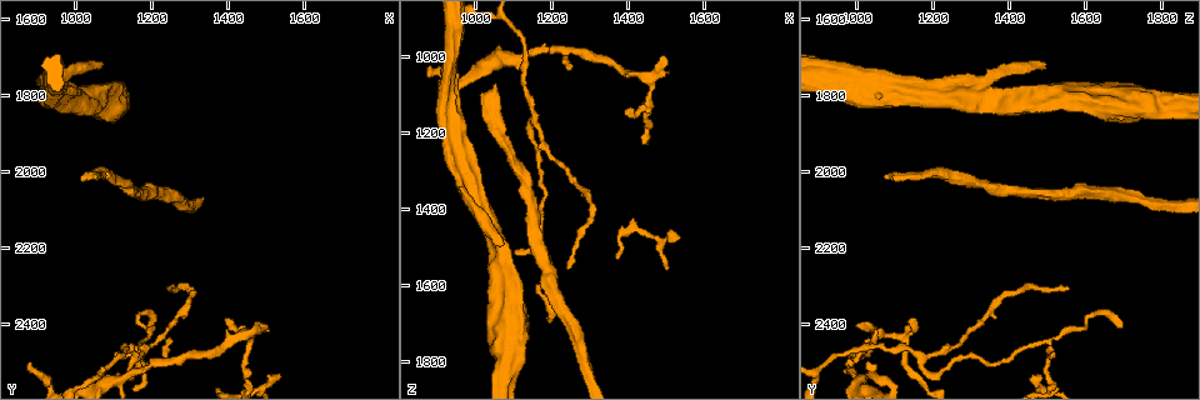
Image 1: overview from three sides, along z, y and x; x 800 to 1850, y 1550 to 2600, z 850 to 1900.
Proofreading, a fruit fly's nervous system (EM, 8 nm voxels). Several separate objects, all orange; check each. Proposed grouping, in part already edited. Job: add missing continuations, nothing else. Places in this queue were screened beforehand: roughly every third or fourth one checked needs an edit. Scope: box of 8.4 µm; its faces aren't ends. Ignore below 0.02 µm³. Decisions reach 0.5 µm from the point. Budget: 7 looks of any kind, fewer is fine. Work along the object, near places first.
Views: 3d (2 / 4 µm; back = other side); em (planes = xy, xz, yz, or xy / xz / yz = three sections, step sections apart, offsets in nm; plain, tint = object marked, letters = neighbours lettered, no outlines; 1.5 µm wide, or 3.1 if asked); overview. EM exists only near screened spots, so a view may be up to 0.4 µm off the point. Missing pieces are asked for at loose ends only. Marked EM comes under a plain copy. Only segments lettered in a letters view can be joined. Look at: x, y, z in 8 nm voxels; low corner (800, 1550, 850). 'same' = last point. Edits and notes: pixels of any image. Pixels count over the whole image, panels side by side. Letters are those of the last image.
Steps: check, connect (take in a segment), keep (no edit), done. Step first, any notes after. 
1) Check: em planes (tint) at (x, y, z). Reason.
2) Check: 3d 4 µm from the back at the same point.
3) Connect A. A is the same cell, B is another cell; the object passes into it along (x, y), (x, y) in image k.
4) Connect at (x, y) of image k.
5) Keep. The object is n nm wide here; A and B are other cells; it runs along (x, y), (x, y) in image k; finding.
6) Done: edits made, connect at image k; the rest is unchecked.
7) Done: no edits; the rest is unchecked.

Check: 3d 2 µm at (1105, 1775, 1555). Stops while still wide.

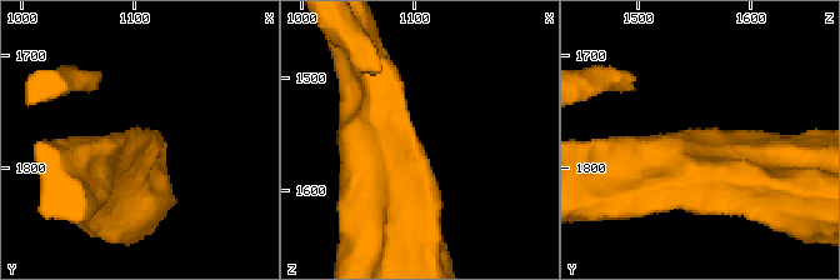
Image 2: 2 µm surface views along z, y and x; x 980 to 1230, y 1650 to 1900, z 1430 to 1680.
Check: em planes (tint) at (1102, 1768, 1562).

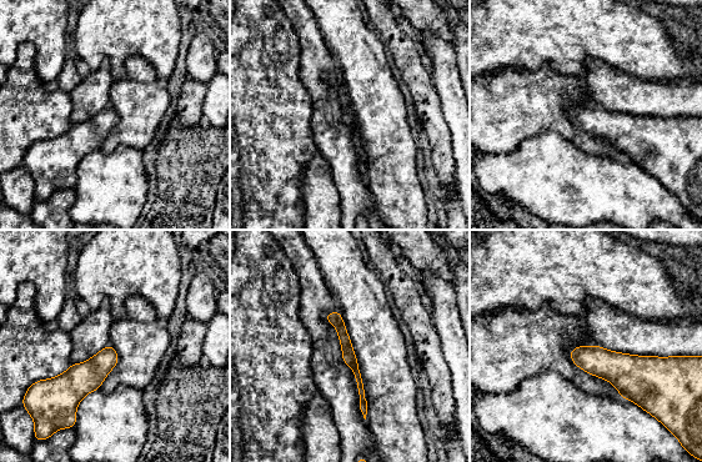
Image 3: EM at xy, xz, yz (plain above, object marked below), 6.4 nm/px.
Check: em planes (letters) at the same point. See the neighbours.

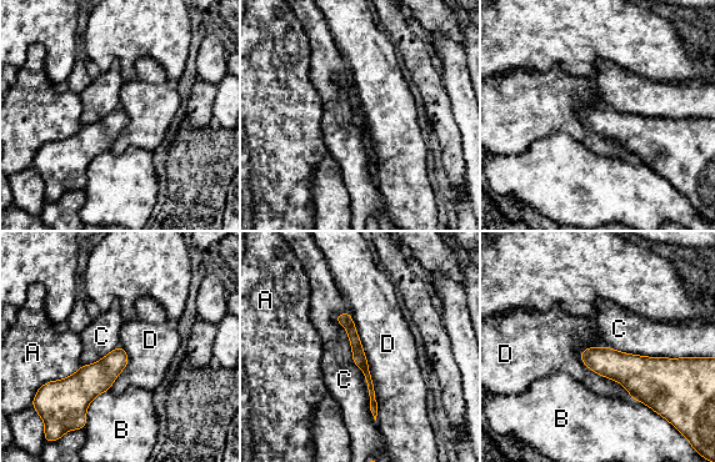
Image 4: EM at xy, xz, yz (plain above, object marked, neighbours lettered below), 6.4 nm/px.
Keep. A, B, C and D are other cells; it runs along (343, 316), (365, 367), (374, 410) in image 4; none of them fits.

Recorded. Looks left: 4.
Check: em planes (letters) at (1240, 2300, 1550).

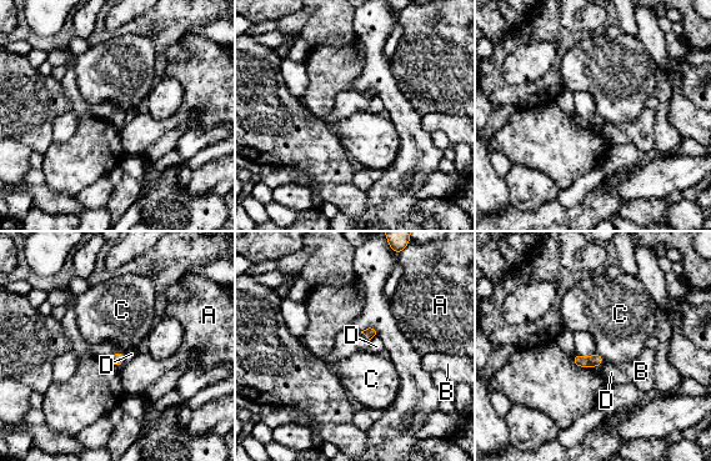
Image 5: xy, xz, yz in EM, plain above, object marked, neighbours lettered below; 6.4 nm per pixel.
Keep. A, B, C and D are other cells; a border runs along (596, 352), (605, 360) in image 5; no lettered segment goes on from it.

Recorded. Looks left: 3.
Check: 3d 2 µm at (1395, 2405, 1140). Branch stops here.

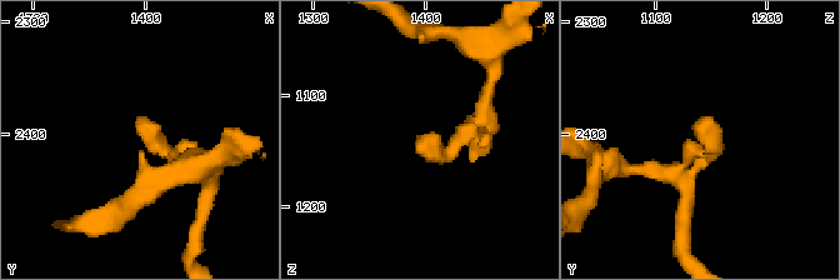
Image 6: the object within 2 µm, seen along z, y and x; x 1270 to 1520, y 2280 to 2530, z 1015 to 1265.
Check: em xy step 8 (letters) at (1392, 2396, 1142).

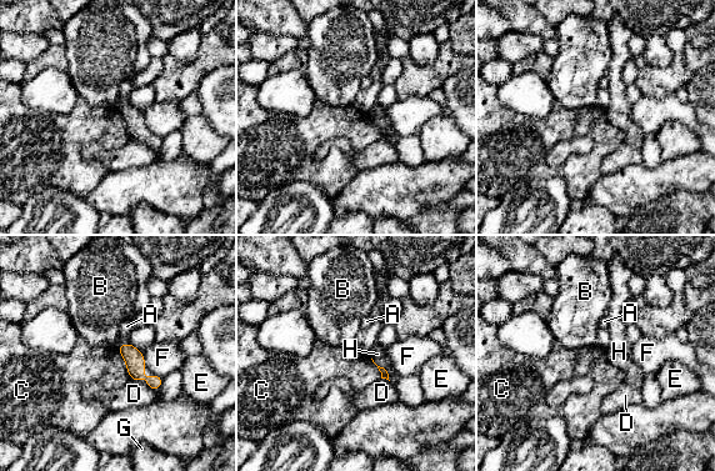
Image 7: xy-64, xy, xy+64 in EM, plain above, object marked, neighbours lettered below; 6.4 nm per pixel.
Check: em yz step 4 (letters) at the same point.

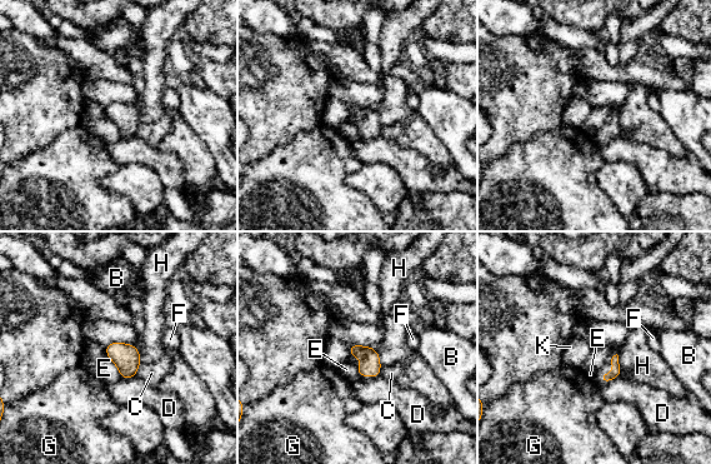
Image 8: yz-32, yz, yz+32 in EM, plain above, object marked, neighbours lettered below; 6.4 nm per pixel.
Keep. The longest contact is with E, 180 nm; B, C, D, E, F, G, H and K are other cells; a border runs along (140, 360), (134, 375) in image 8; none of them fits.

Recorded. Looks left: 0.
Done: no edits; the rest is unchecked.

